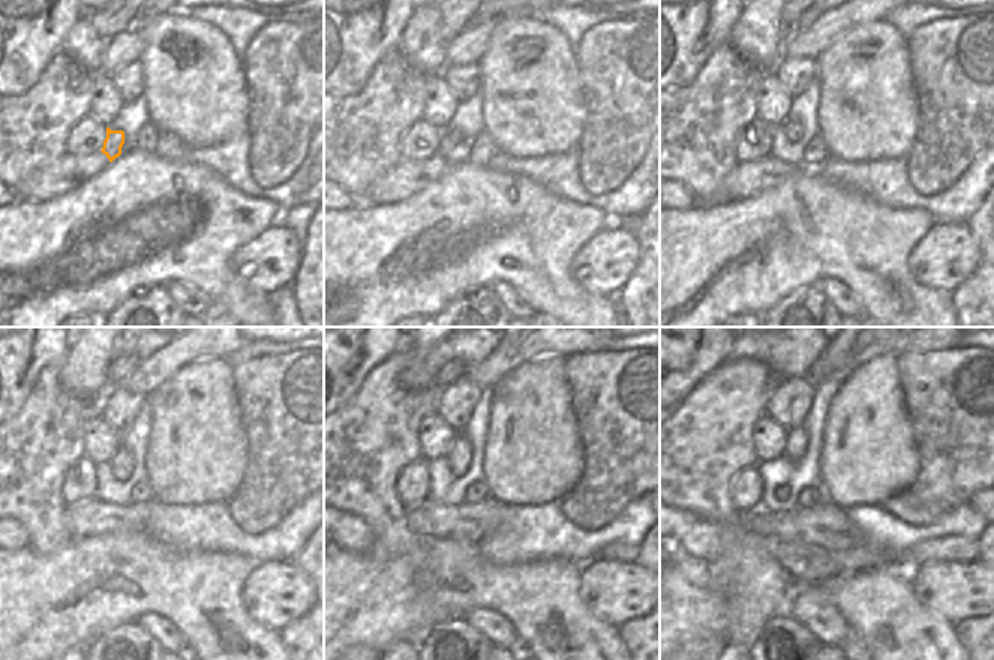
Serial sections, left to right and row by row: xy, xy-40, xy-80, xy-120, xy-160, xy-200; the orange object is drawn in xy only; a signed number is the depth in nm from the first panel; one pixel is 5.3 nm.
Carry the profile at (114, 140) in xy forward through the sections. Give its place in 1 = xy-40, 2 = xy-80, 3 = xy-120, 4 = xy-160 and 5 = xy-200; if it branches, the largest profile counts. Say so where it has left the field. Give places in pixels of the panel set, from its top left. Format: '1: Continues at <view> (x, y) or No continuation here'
1: Continues at xy-40 (456, 135)
2: Continues at xy-80 (792, 129)
3: Continues at xy-120 (122, 462)
4: Continues at xy-160 (461, 452)
5: Continues at xy-200 (796, 441)

